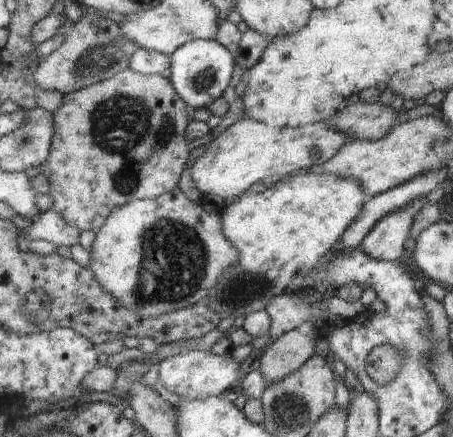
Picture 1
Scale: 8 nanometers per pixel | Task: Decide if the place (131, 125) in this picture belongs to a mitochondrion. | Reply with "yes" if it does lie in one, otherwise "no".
yes

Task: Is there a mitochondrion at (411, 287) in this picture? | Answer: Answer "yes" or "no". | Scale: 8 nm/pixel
no

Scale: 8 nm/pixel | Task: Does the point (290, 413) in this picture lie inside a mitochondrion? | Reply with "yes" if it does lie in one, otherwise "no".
yes

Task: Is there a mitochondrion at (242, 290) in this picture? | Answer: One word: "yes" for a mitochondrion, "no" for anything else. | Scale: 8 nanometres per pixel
yes

